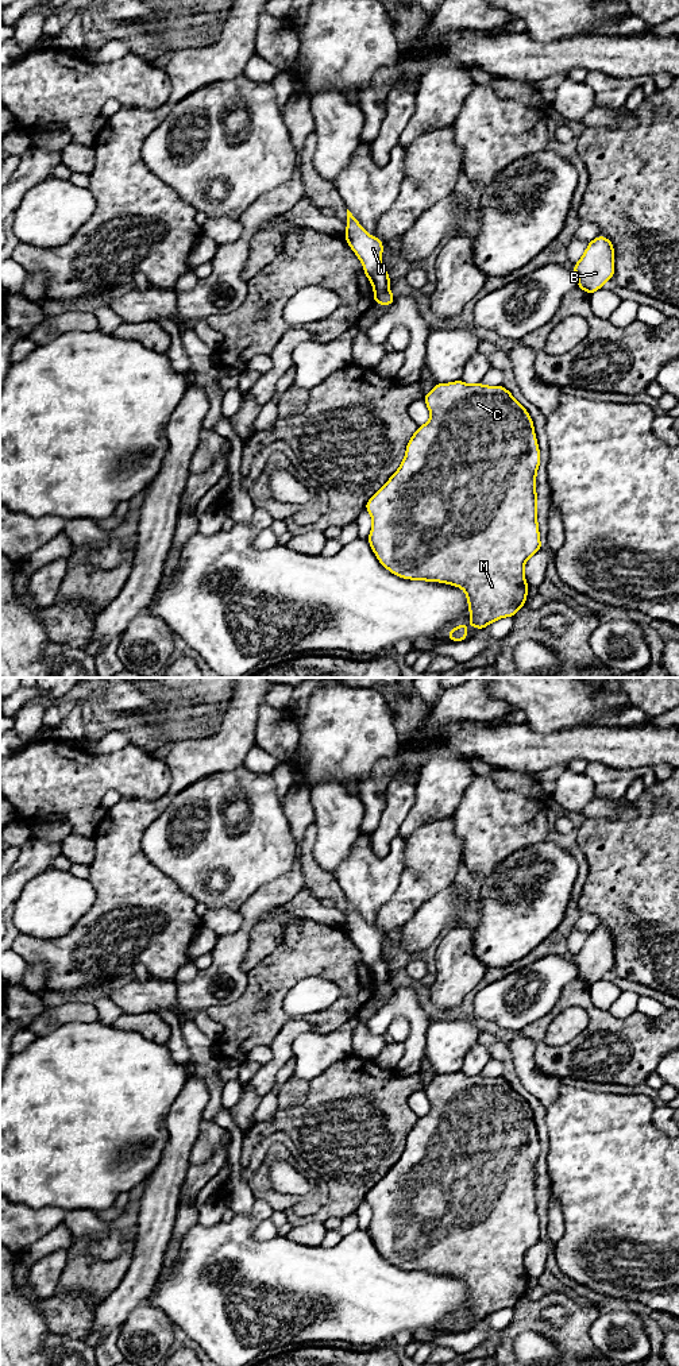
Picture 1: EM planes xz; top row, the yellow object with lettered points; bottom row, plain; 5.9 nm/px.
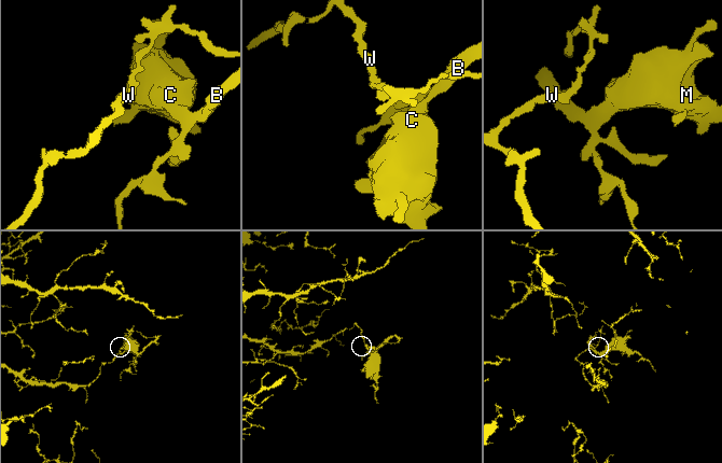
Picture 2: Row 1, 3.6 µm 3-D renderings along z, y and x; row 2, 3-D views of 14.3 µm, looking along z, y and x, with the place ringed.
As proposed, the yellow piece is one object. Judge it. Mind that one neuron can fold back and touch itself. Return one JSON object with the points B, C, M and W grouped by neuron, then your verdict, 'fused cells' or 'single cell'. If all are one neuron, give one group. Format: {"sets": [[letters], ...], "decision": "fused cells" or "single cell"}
{"sets": [["B", "C", "M"], ["W"]], "decision": "fused cells"}

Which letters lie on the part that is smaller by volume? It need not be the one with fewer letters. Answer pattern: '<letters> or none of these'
B, C, M

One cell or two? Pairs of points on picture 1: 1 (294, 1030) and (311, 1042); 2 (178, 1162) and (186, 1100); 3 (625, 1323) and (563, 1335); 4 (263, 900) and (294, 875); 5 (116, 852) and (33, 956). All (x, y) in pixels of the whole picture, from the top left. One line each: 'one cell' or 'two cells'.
1: two cells
2: one cell
3: two cells
4: one cell
5: one cell

